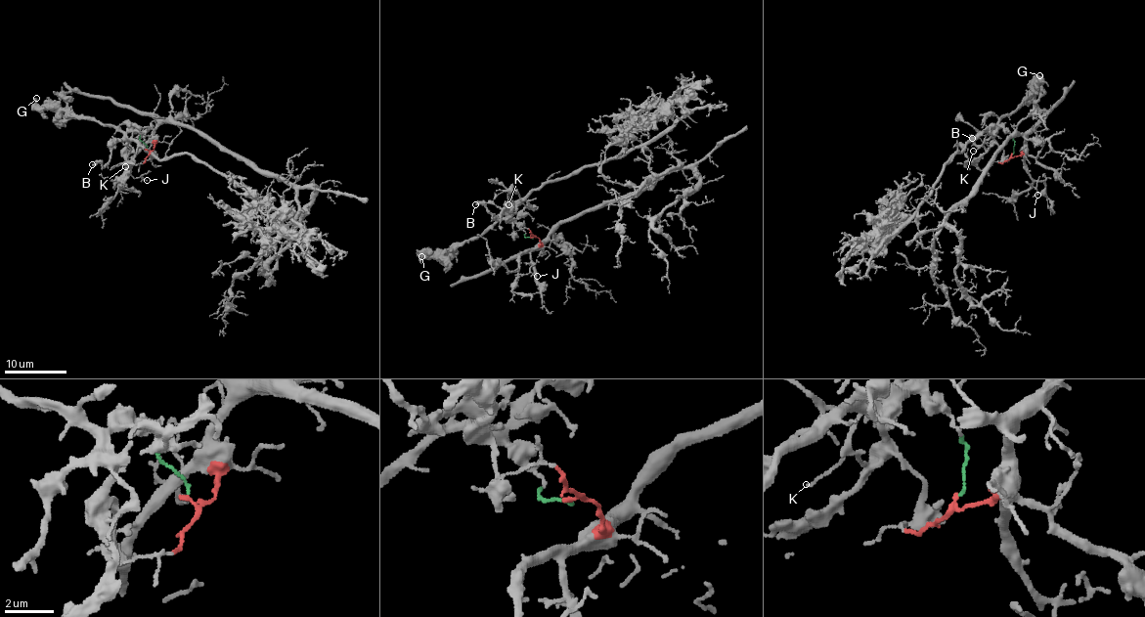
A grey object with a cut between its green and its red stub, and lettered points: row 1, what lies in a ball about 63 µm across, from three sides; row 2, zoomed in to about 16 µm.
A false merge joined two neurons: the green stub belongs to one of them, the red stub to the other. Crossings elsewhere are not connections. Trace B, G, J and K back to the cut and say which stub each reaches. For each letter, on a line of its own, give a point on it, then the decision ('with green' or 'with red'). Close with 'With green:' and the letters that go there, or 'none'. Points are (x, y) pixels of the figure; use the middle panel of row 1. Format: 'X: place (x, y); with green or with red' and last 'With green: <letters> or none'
B: place (475, 204); with green
G: place (421, 256); with green
J: place (537, 276); with red
K: place (508, 204); with green
With green: B, G, K

